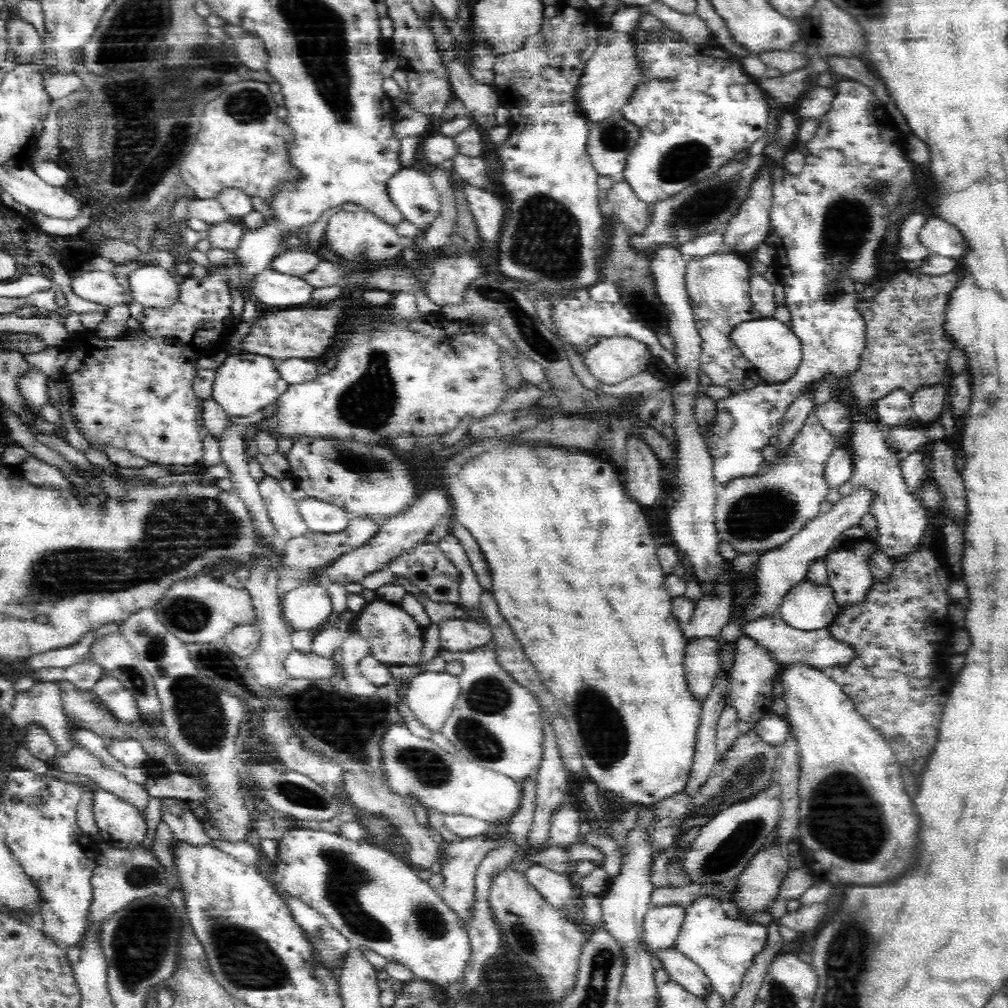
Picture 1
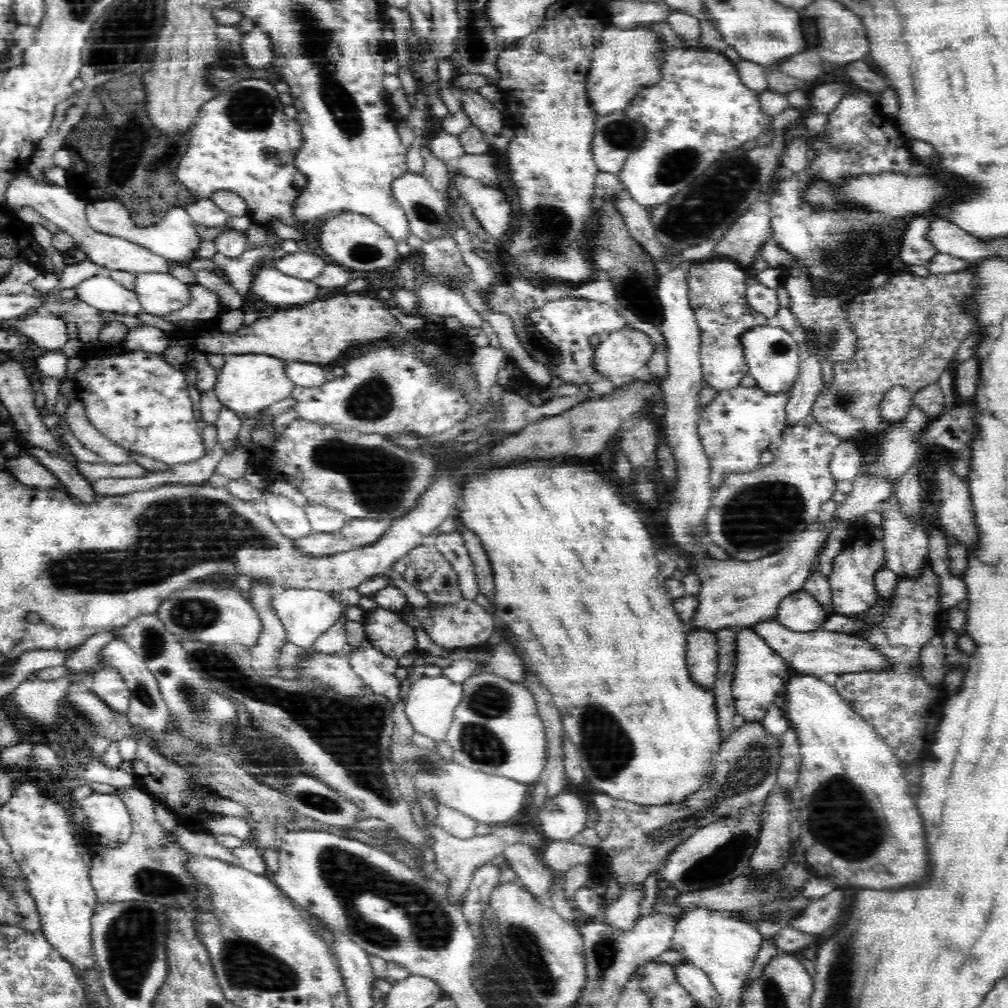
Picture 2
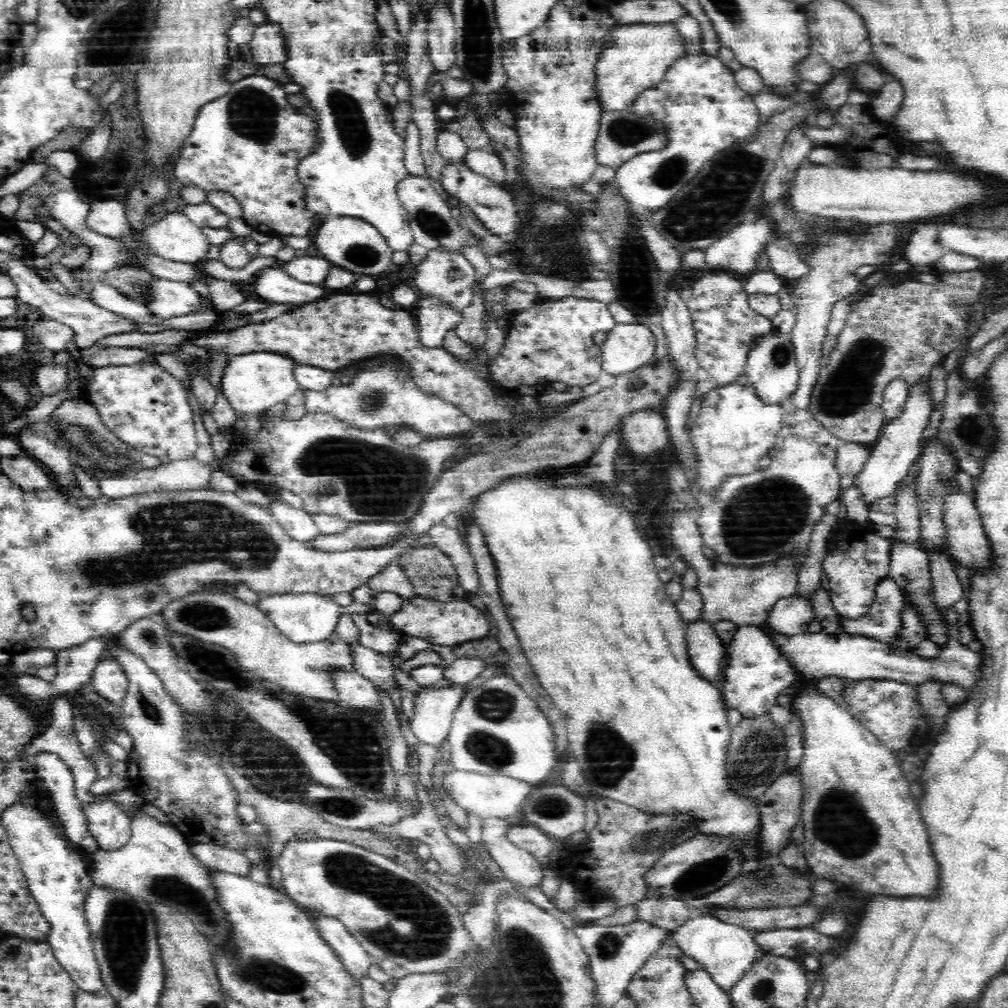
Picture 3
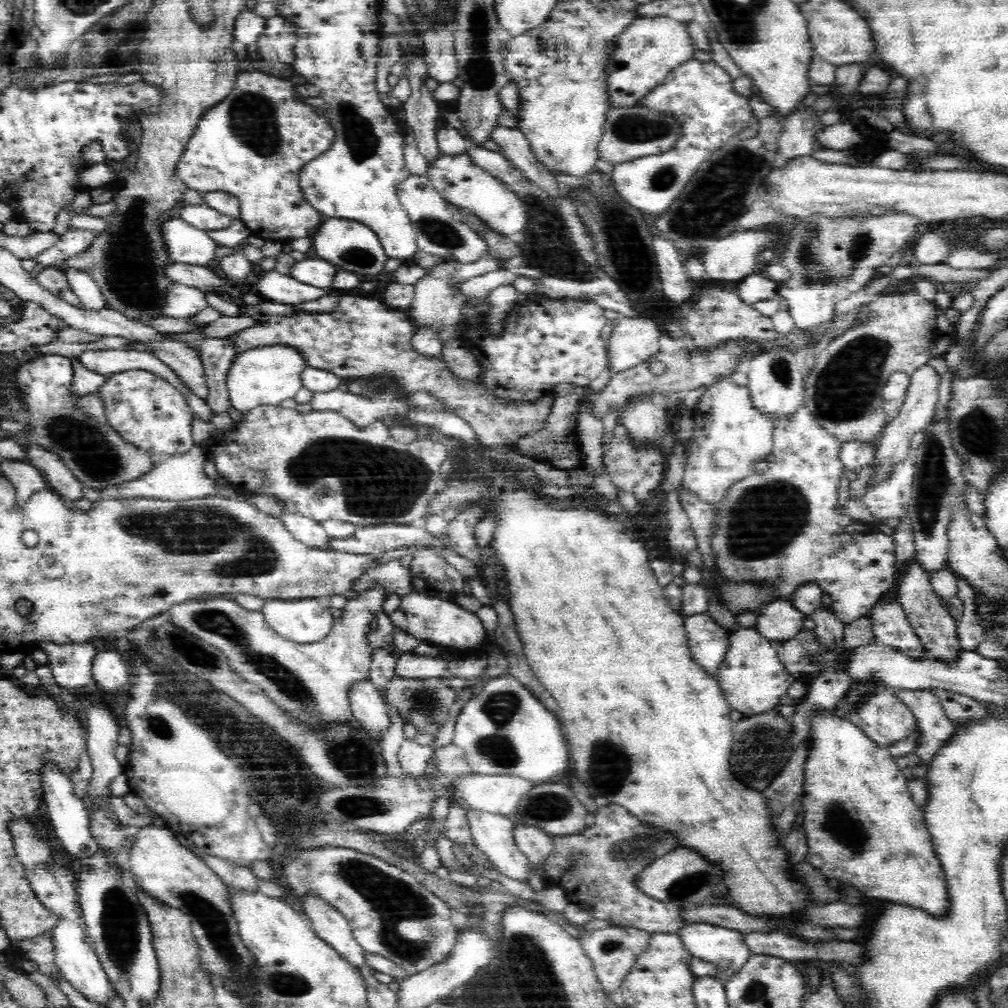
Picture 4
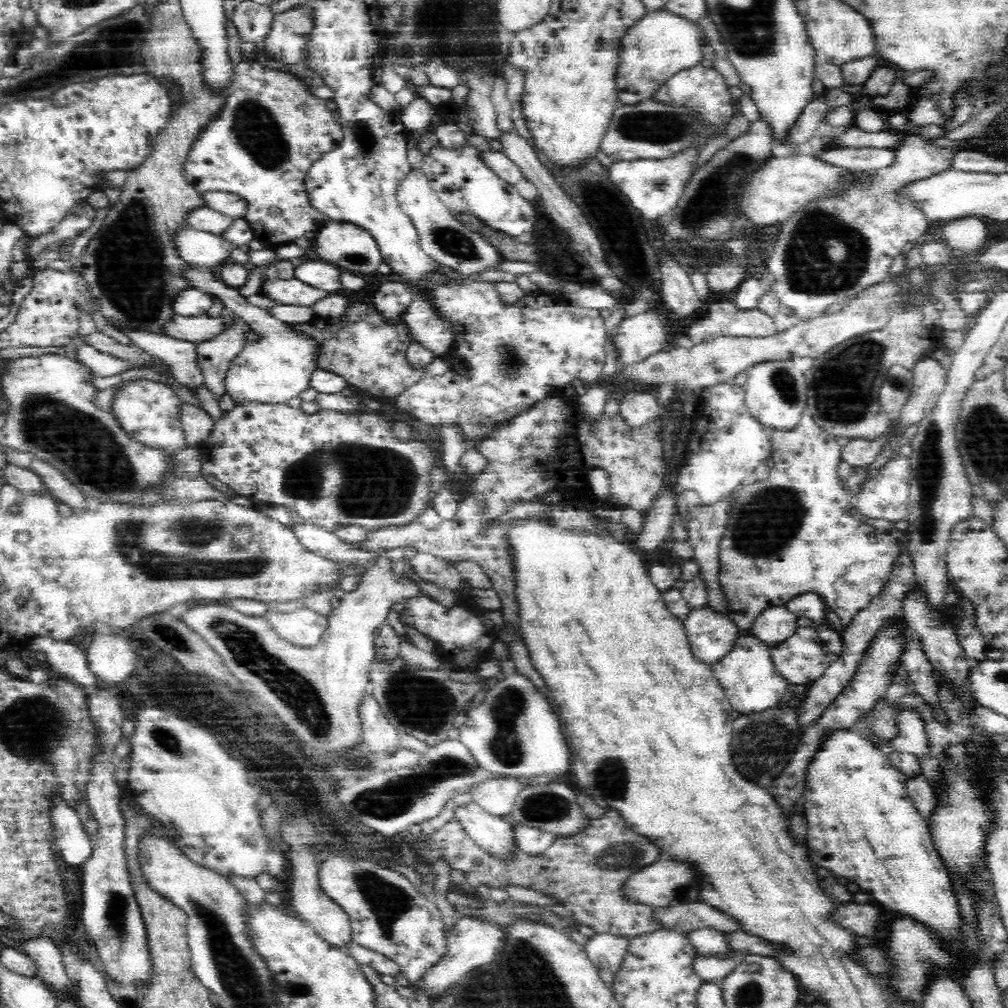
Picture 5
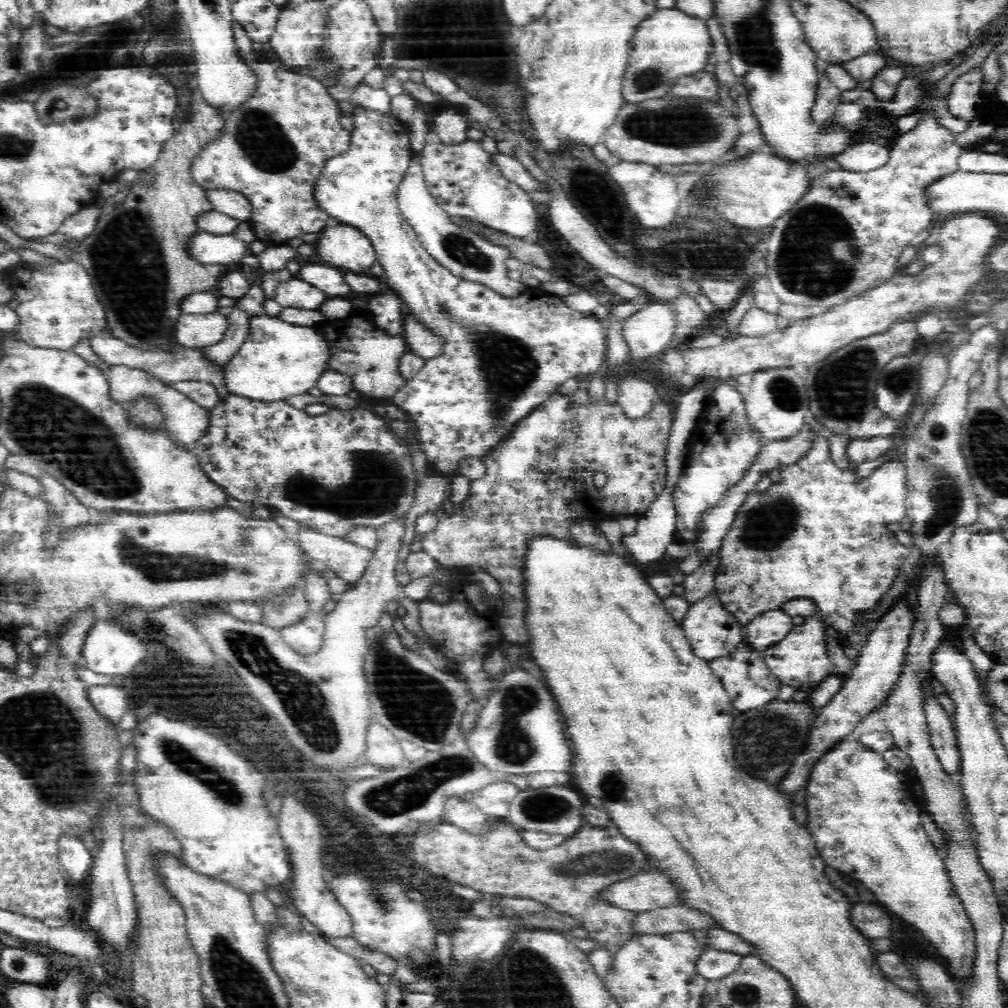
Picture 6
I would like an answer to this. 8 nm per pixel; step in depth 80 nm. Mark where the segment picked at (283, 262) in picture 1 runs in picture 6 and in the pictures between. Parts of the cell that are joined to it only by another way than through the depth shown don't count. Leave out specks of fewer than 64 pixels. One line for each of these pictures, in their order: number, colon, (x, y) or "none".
2: (303, 265)
3: (310, 269)
4: (316, 272)
5: (318, 273)
6: (325, 277)

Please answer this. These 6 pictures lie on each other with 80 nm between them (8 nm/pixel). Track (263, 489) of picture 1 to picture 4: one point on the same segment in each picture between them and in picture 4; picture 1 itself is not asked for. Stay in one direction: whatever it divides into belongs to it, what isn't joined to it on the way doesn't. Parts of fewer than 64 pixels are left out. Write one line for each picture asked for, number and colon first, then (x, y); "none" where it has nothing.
2: (292, 522)
3: (297, 523)
4: (311, 533)

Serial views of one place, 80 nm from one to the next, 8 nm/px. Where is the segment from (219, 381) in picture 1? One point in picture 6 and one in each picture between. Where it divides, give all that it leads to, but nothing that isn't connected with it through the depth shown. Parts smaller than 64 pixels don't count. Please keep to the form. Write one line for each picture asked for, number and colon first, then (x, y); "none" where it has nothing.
2: (248, 383)
3: (253, 382)
4: (268, 375)
5: (278, 365)
6: (278, 360)

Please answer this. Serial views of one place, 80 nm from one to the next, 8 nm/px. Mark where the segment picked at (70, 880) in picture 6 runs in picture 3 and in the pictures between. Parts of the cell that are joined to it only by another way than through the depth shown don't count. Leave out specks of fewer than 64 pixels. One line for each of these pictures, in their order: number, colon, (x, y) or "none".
3: (58, 780)
4: (68, 815)
5: (75, 845)

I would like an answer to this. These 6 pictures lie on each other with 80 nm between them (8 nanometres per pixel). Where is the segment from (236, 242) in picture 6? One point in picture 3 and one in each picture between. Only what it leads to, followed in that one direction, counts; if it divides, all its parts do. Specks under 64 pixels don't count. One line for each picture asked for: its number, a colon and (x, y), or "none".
3: (175, 237)
4: (184, 243)
5: (207, 250)

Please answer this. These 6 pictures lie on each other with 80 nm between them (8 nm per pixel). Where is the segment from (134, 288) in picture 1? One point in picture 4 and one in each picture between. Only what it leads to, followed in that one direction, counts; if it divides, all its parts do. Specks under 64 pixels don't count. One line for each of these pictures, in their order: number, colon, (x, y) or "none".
2: (159, 293)
3: (169, 299)
4: (182, 302)

